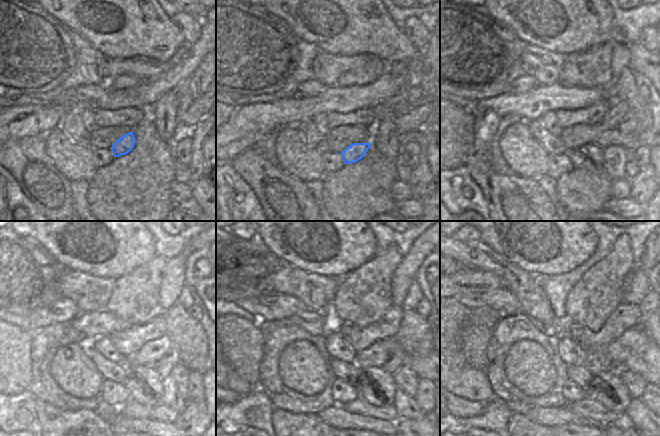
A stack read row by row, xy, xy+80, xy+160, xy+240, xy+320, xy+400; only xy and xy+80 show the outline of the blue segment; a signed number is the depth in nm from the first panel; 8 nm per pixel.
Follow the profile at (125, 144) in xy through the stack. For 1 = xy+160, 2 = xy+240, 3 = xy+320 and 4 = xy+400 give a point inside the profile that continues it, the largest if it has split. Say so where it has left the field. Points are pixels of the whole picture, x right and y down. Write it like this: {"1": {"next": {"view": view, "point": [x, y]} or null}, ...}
{"1": {"next": {"view": "xy+160", "point": [589, 155]}}, "2": {"next": {"view": "xy+240", "point": [144, 384]}}, "3": {"next": {"view": "xy+320", "point": [379, 389]}}, "4": {"next": {"view": "xy+400", "point": [615, 397]}}}

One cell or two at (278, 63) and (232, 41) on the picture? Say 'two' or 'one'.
one

